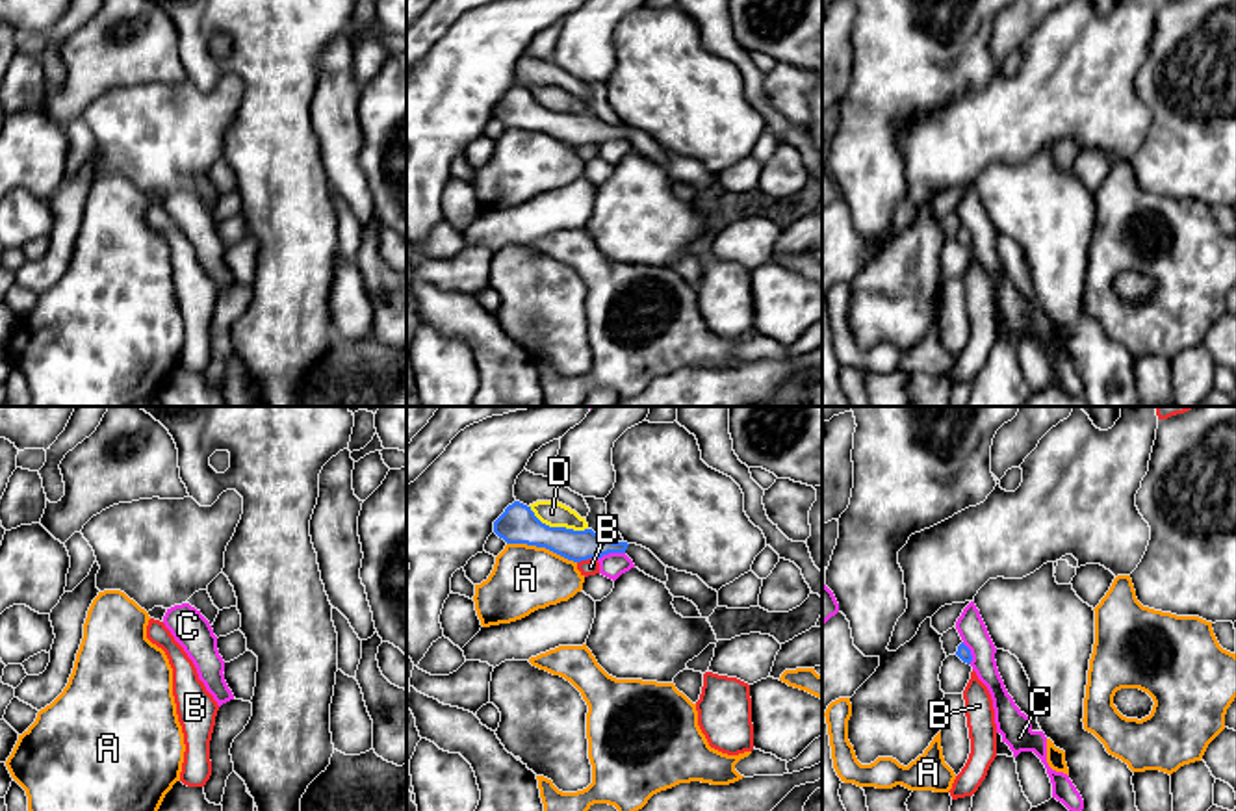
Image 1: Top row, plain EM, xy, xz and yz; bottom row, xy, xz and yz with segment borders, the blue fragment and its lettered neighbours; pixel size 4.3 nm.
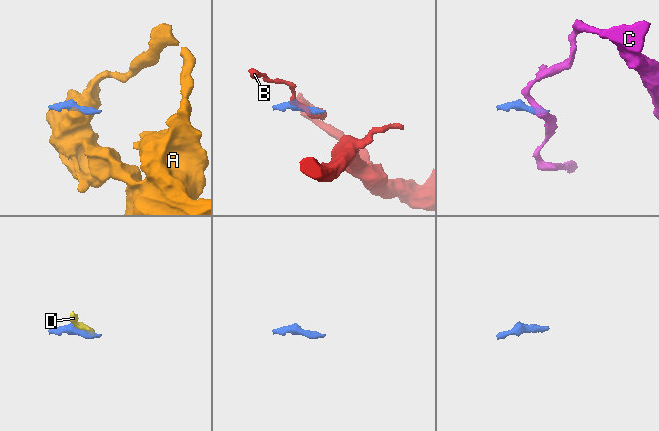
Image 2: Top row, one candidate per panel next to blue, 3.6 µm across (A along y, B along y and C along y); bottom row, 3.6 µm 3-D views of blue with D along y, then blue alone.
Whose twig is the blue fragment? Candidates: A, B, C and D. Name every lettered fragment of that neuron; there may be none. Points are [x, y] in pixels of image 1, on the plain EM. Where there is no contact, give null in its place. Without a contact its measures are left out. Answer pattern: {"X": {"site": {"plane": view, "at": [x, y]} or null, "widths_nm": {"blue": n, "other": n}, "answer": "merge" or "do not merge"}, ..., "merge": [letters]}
{"A": {"site": {"plane": "xz", "at": [542, 130]}, "widths_nm": {"blue": 160, "other": 280}, "answer": "do not merge"}, "B": {"site": {"plane": "xz", "at": [587, 143]}, "widths_nm": {"blue": 130, "other": 70}, "answer": "do not merge"}, "C": {"site": {"plane": "xz", "at": [611, 136]}, "widths_nm": {"blue": 130, "other": 110}, "answer": "do not merge"}, "D": {"site": {"plane": "xz", "at": [557, 112]}, "widths_nm": {"blue": 160, "other": 110}, "answer": "do not merge"}, "merge": []}

